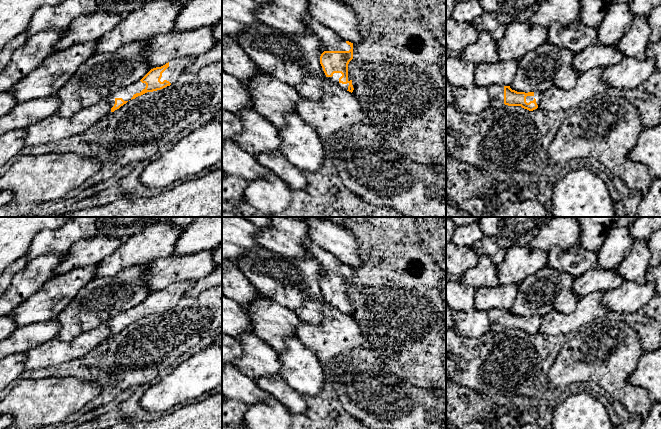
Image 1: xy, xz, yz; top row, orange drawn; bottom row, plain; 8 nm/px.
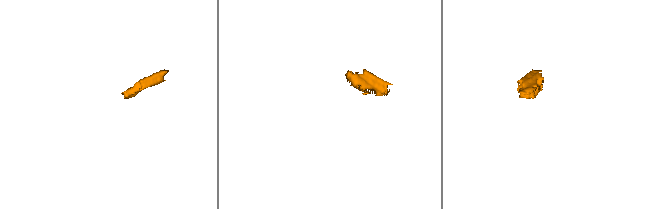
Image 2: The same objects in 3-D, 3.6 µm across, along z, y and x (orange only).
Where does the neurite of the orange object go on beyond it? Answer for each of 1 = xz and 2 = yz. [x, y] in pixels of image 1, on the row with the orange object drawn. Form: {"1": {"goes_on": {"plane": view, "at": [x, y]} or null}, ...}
{"1": {"goes_on": {"plane": "xz", "at": [331, 41]}}, "2": {"goes_on": {"plane": "yz", "at": [496, 92]}}}

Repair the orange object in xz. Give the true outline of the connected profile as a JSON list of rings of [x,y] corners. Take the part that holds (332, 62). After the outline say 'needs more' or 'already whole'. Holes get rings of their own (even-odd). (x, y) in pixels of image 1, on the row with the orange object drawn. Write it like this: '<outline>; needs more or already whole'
[[[313,18],[307,20],[307,26],[324,46],[320,64],[326,77],[352,93],[354,88],[348,77],[348,64],[353,59],[353,43],[343,40]]]; needs more

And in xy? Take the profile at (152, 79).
[[[195,56],[175,58],[161,67],[151,69],[141,80],[119,89],[107,98],[111,112],[119,109],[128,101],[135,99],[147,92],[161,90],[173,84],[186,68],[194,62]]]; needs more

